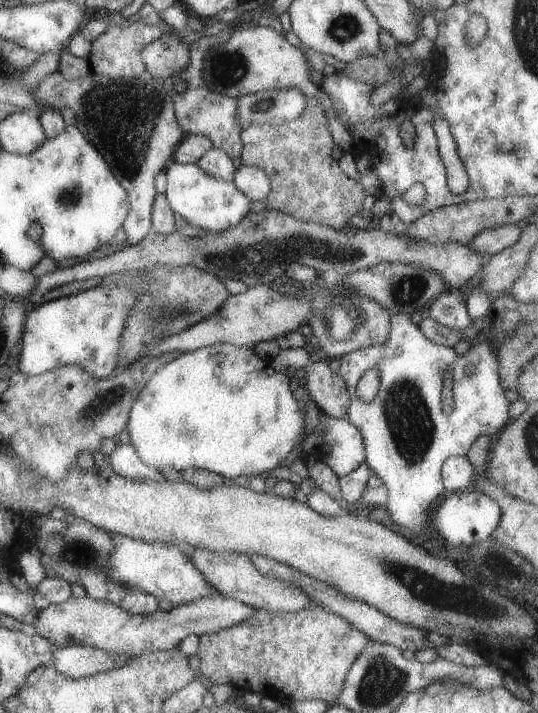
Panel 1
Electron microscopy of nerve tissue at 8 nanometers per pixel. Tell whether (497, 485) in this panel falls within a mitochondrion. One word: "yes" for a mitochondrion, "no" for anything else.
no

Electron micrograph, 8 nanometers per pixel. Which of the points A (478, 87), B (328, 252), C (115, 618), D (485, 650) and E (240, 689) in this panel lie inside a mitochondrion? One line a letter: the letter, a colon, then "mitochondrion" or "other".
A: other
B: mitochondrion
C: other
D: other
E: other

